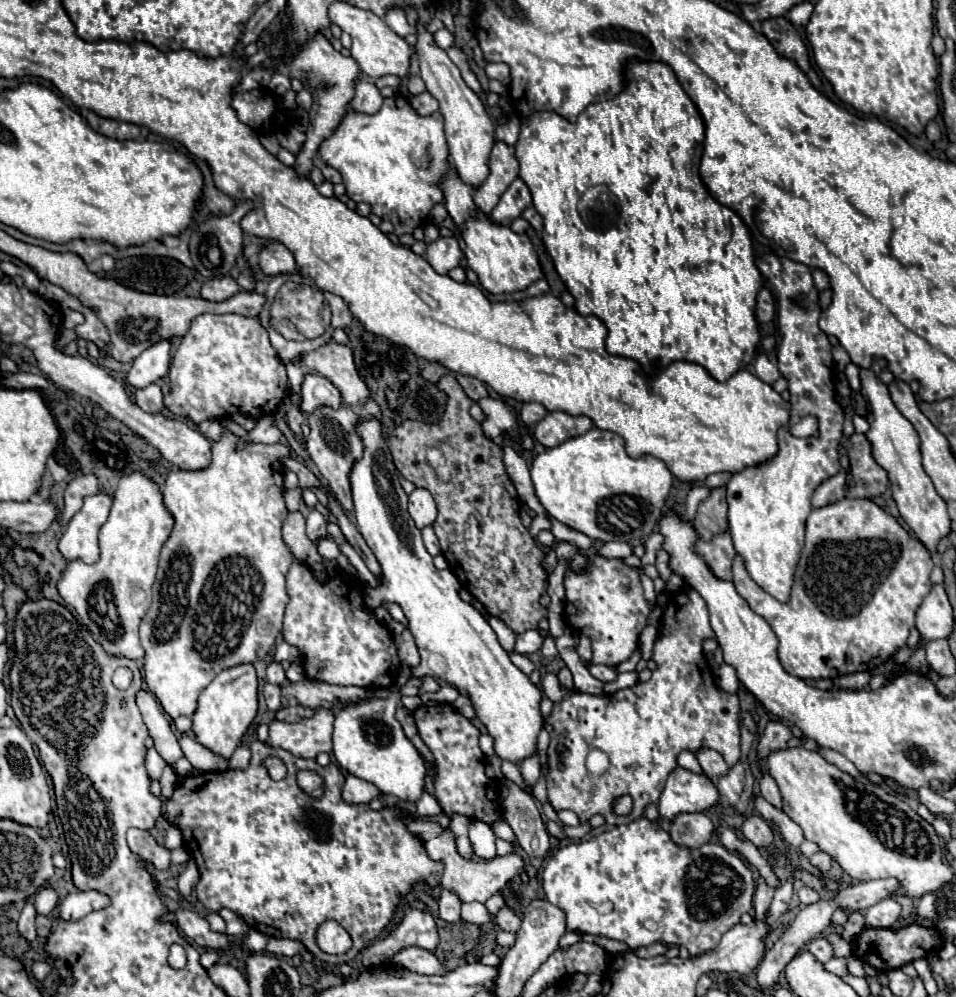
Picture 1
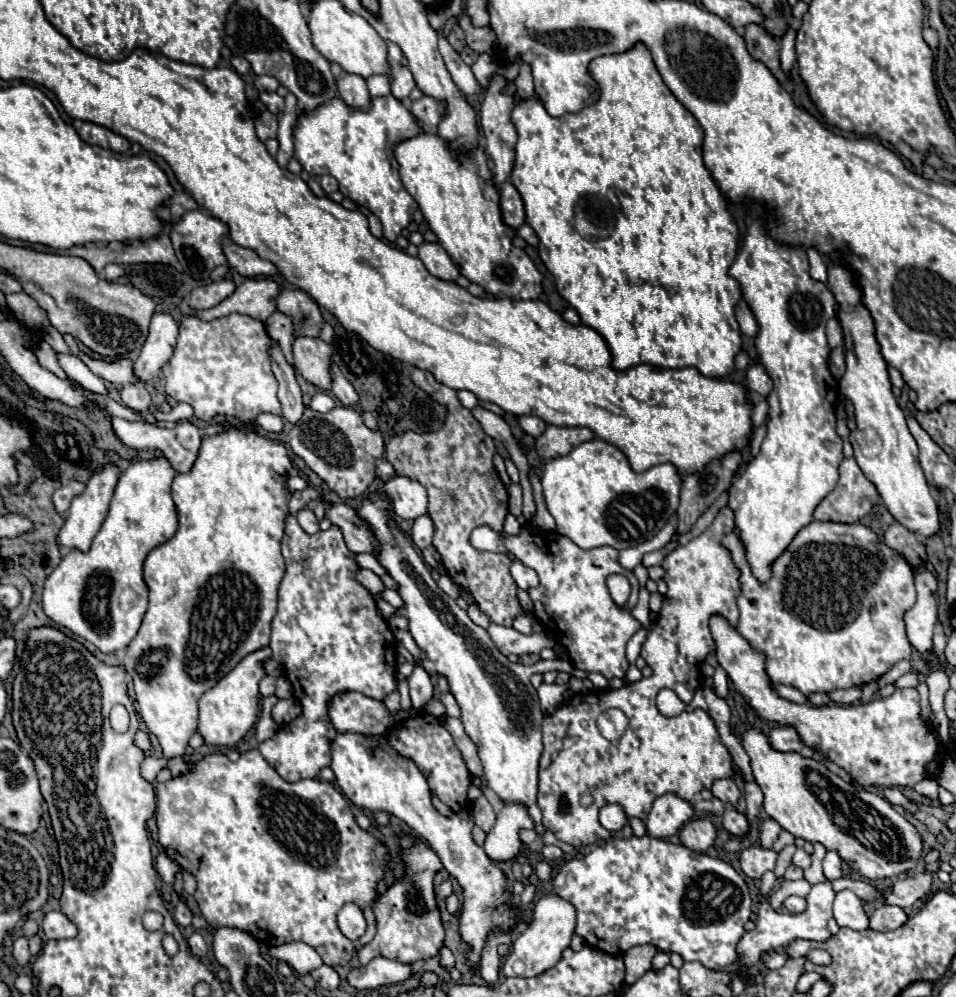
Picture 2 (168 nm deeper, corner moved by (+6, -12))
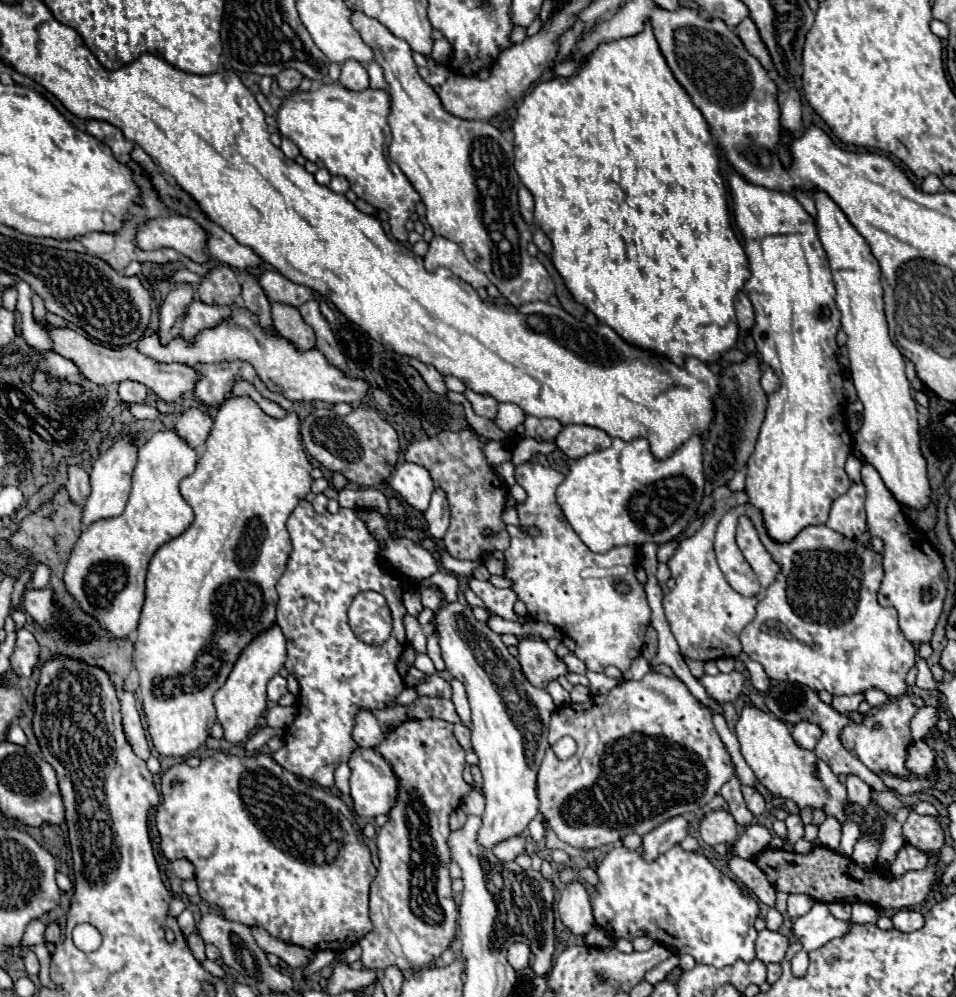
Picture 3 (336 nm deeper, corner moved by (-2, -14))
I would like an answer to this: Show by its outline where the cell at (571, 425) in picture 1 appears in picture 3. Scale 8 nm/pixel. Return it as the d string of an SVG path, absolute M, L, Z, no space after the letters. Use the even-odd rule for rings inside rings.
M570 424L564 426L564 430L556 436L554 442L568 458L582 458L592 450L608 448L612 444L612 438L600 428Z

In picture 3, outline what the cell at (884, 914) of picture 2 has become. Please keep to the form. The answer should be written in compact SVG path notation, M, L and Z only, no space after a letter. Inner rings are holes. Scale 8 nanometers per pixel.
M910 908L896 910L892 914L892 922L894 922L894 928L900 932L914 932L914 930L920 930L924 926L922 914L916 910L910 910Z

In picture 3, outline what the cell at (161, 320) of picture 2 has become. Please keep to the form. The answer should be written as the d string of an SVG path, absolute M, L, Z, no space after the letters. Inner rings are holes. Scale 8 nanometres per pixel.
M188 284L176 286L168 298L162 302L162 308L158 312L158 340L160 344L170 344L174 338L180 336L182 332L182 322L184 314L194 300L194 290Z

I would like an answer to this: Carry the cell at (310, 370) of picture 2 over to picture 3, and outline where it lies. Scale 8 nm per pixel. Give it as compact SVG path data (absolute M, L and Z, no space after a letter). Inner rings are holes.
M272 304L272 320L274 320L276 330L282 334L282 338L292 342L298 352L316 348L314 330L308 324L304 324L296 308Z

